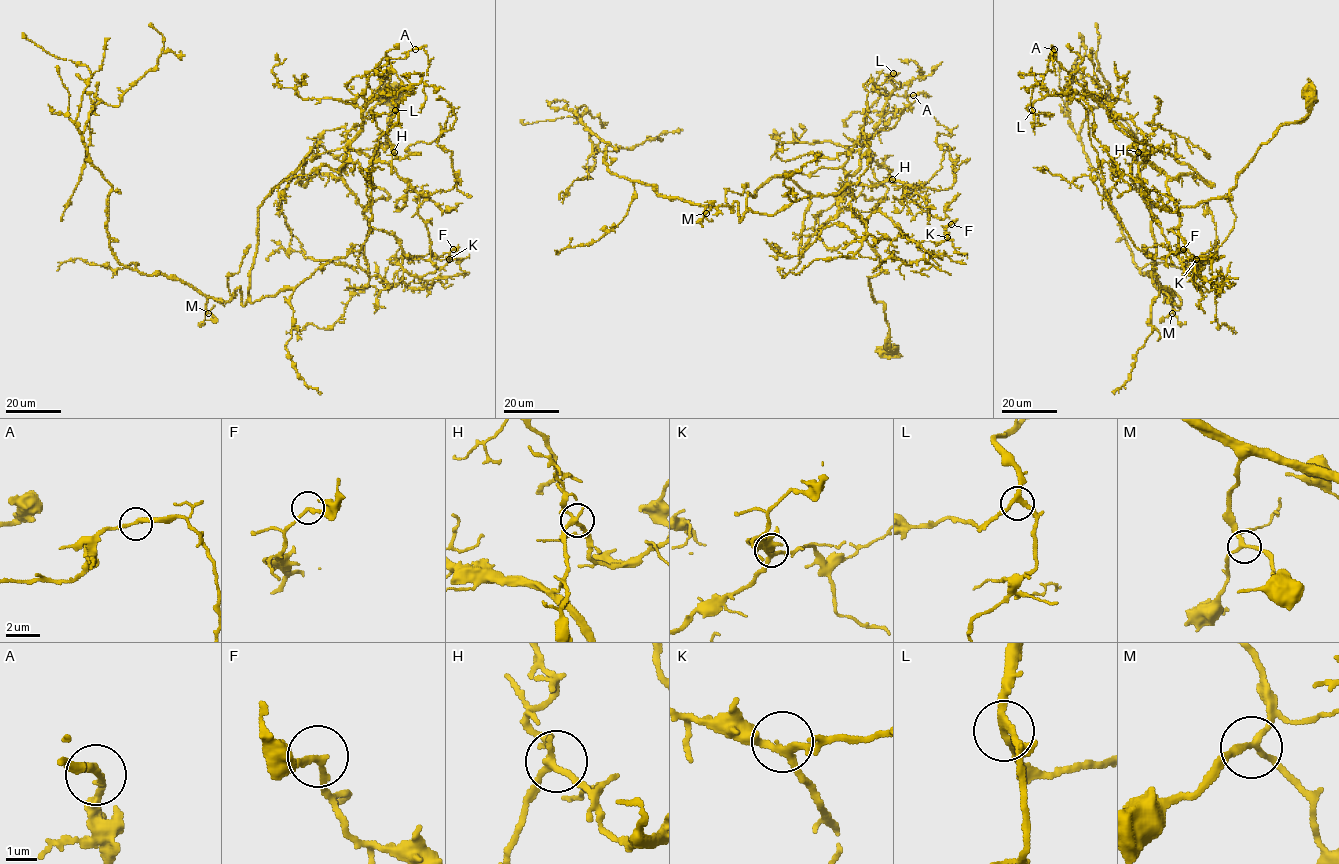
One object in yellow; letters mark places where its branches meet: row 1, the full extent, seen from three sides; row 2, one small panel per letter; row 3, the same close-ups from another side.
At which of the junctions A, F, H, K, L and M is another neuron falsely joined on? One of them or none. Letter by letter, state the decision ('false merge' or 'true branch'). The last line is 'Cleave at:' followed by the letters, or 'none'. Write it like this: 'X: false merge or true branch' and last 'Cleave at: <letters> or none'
A: true branch
F: true branch
H: true branch
K: true branch
L: true branch
M: true branch
Cleave at: none

